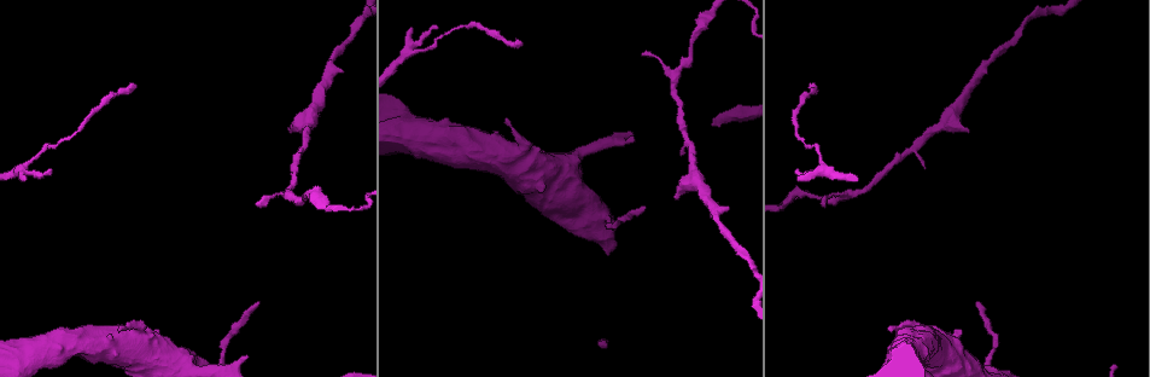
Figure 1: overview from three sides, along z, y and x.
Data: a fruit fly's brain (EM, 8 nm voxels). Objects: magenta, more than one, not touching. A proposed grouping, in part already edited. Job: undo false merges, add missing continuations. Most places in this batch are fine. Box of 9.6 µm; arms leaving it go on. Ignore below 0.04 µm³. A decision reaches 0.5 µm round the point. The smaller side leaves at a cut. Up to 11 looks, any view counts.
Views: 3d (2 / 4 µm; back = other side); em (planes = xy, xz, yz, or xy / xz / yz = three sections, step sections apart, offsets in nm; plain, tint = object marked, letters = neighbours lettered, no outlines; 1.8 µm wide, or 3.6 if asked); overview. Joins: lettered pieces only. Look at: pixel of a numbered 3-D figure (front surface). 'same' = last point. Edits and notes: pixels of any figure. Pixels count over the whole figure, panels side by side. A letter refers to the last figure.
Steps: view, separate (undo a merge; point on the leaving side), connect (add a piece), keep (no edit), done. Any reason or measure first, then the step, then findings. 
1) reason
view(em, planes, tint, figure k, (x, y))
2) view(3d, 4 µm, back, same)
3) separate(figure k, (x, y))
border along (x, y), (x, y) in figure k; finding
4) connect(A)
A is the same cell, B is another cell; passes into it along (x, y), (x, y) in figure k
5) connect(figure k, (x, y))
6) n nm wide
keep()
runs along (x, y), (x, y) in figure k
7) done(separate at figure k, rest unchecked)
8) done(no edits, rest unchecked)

free end
view(em, planes, letters, figure 1, (680, 153))

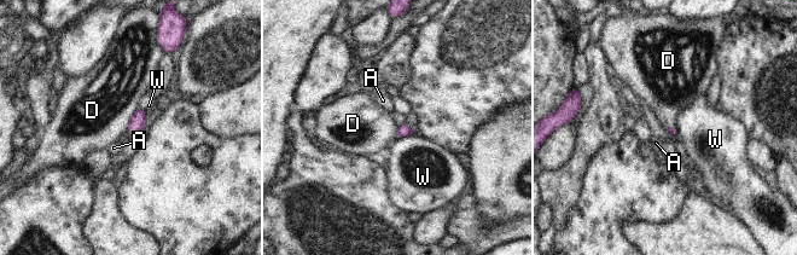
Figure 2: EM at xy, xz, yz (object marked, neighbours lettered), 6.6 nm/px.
D touches over 190 nm
keep()
A, D and W are other cells; none of them fits

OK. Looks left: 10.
branch stops here
view(3d, 2 µm, figure 1, (245, 355))

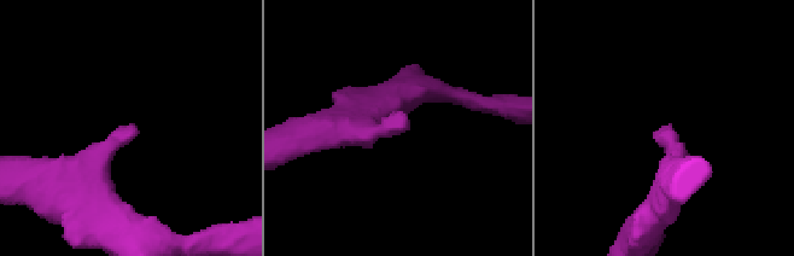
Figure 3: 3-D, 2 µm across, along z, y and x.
need the tissue
view(em, planes, letters, figure 3, (135, 127))

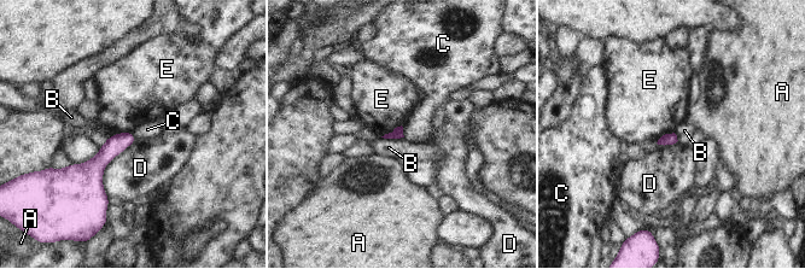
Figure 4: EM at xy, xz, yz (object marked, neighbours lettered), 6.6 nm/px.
D touches over 460 nm
keep()
A, B, C, D and E are other cells; border along (401, 126), (404, 136) in figure 4; none of them fits

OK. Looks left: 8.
an open end
view(em, xz, step 4, tint, figure 1, (505, 120))

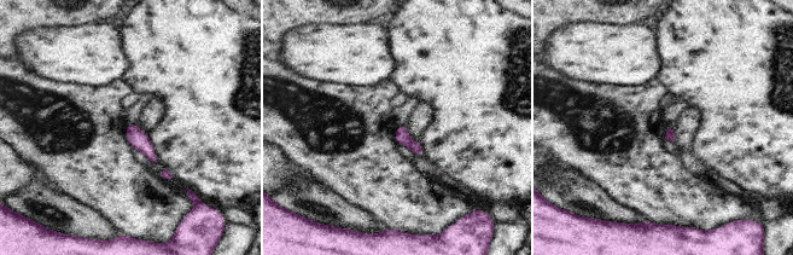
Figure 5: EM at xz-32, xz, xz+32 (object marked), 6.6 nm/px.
view(em, planes, letters, same)

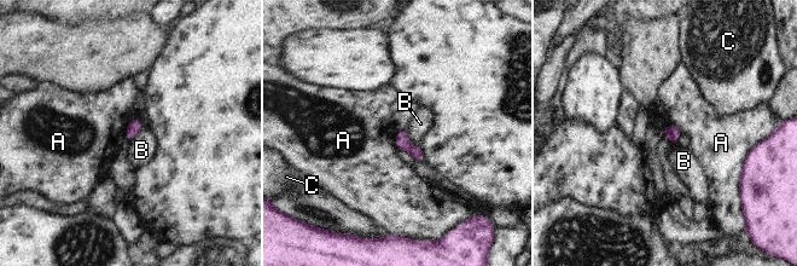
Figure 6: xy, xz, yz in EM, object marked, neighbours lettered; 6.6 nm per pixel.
A touches over 240 nm
keep()
A, B and C are other cells; no lettered piece goes on from it

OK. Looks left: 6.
an open end
view(3d, 4 µm, figure 1, (258, 207))

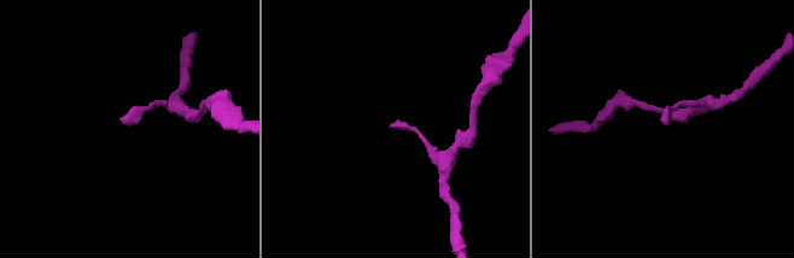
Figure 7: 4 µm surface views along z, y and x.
now the EM
view(em, yz, step 8, letters, figure 7, (393, 123))

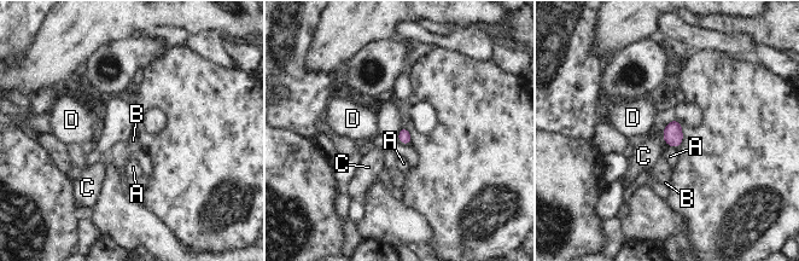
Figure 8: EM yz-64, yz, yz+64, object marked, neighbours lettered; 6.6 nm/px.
another direction
view(em, planes, letters, same)

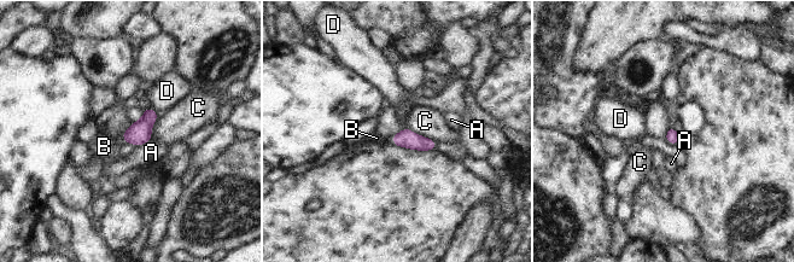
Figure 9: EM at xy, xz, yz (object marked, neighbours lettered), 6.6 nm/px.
C touches over 240 nm
keep()
A, B, C and D are other cells; border along (390, 135), (392, 138), (391, 144) in figure 9; none of them fits

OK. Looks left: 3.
done(no edits, rest unchecked)

